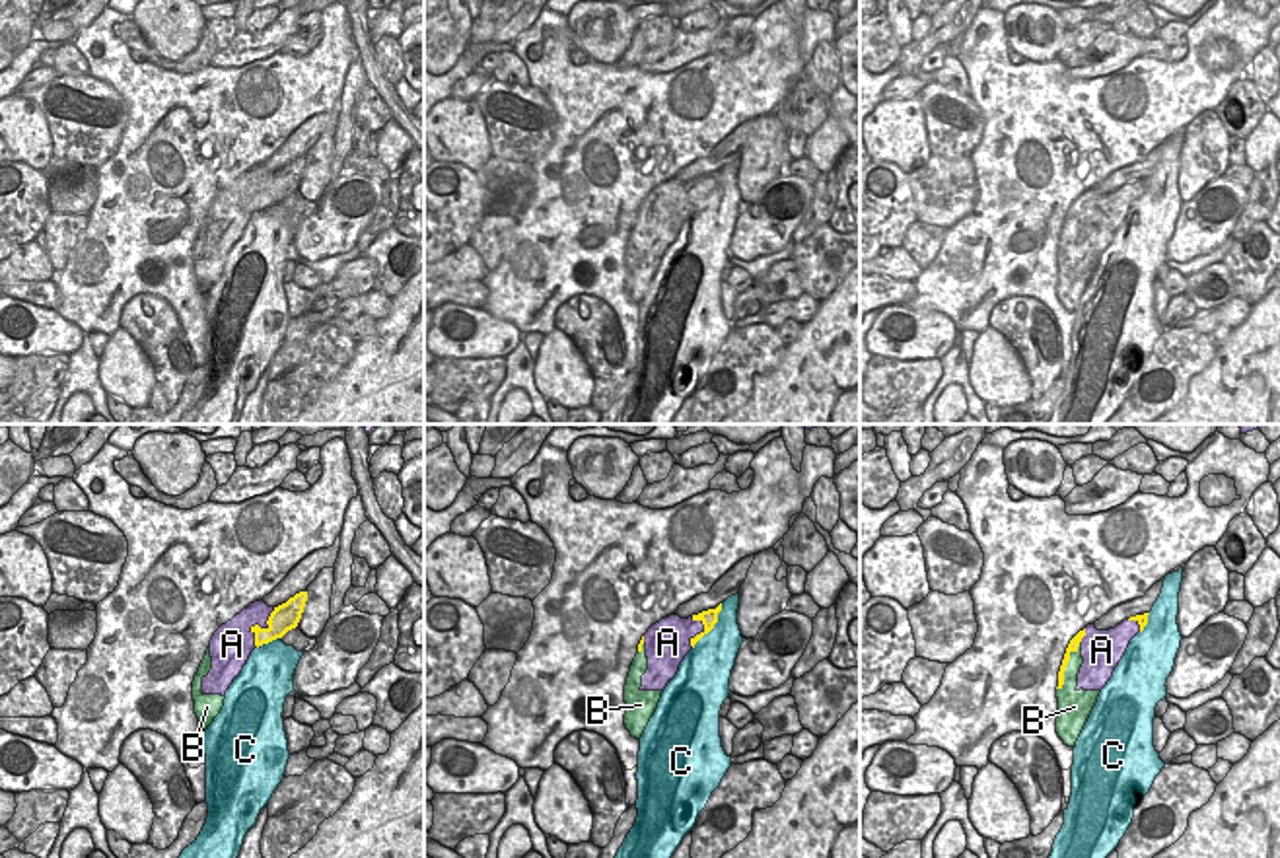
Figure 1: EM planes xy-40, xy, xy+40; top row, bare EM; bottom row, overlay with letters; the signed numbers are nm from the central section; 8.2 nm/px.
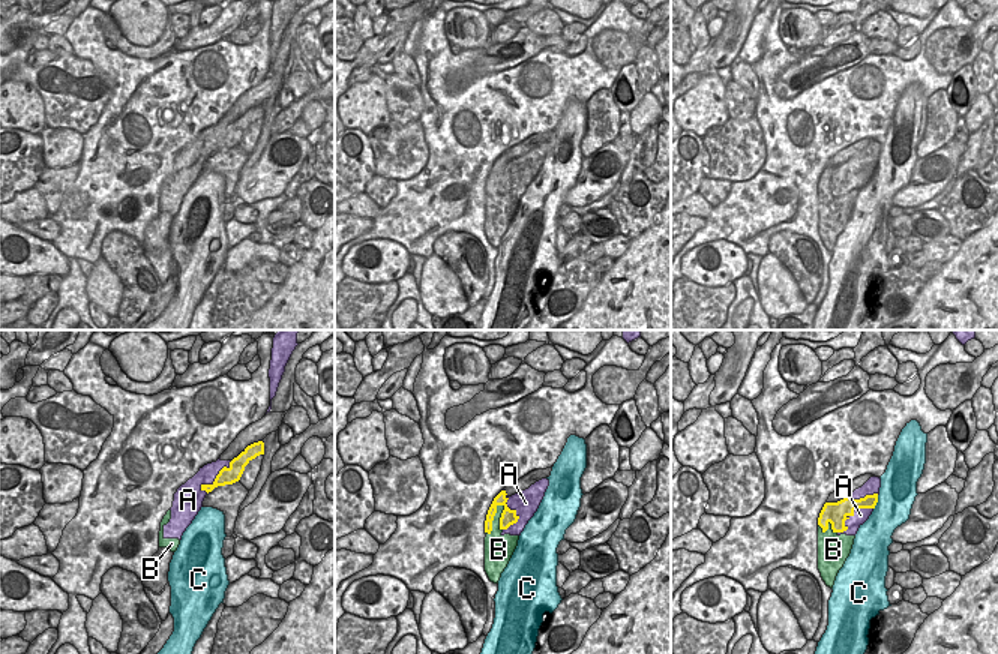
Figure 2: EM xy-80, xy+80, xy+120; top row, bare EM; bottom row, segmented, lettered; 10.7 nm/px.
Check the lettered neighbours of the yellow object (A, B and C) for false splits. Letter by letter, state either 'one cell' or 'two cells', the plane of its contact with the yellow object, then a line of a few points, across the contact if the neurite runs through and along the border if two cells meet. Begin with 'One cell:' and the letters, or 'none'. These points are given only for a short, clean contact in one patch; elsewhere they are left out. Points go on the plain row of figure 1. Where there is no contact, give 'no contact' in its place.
One cell: none
A: two cells | xy-40
B: two cells | xy+40
C: two cells | xy

